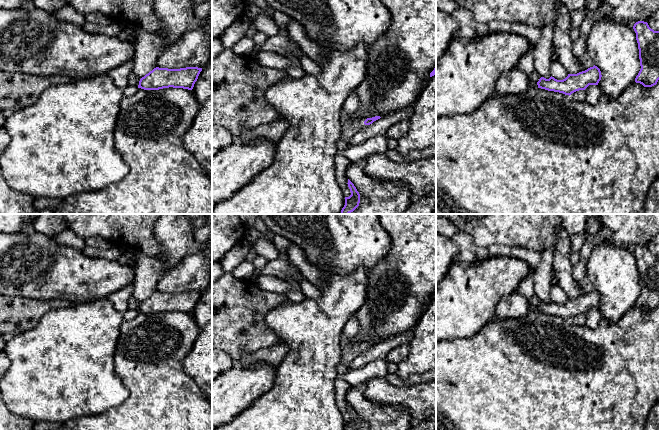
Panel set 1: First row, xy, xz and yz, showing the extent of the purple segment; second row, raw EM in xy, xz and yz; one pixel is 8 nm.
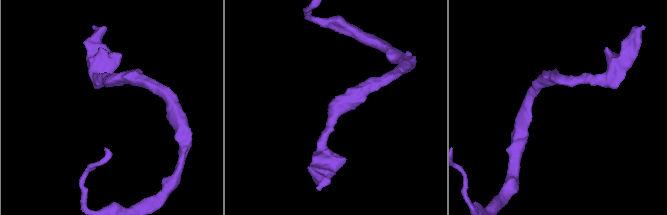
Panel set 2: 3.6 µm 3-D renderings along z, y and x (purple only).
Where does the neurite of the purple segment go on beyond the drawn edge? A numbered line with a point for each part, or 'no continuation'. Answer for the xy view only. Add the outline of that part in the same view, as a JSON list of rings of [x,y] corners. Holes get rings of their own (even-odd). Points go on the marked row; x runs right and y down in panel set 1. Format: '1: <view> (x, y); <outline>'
no continuation

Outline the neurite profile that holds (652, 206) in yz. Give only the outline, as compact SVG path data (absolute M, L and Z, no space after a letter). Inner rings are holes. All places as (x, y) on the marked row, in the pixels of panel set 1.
M660 177L652 183L646 196L645 214L660 214Z

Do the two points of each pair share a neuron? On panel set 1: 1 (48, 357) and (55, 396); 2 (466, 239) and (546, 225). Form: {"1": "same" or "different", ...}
{"1": "same", "2": "different"}

